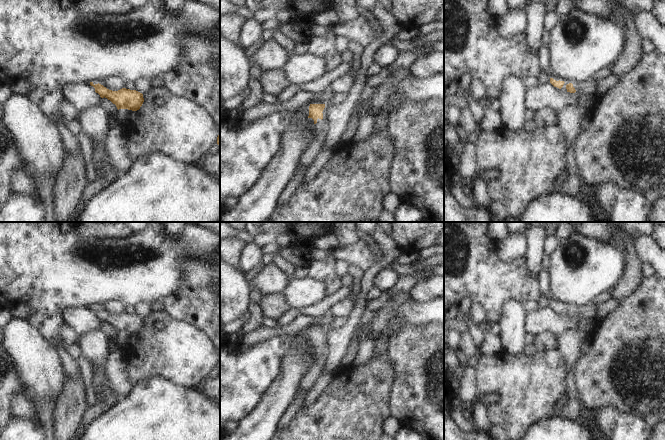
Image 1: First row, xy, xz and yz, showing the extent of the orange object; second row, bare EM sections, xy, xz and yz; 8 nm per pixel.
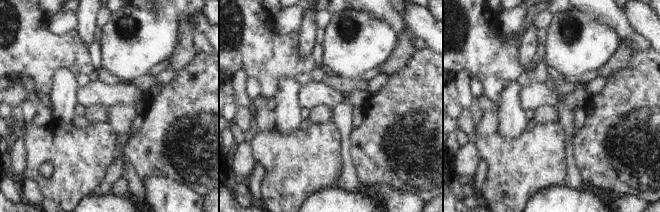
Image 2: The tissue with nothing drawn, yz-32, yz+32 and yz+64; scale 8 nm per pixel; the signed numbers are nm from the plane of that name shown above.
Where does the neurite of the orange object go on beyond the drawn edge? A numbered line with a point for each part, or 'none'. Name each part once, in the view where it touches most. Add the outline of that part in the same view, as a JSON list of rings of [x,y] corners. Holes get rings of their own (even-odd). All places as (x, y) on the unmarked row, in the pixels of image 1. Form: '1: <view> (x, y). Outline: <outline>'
1: xz (308, 379). Outline: [[[325,328],[325,332],[322,336],[323,343],[321,344],[318,342],[317,347],[315,348],[316,360],[311,364],[311,368],[302,376],[298,384],[296,395],[309,391],[321,374],[322,368],[326,361],[326,355],[328,354],[326,333],[327,329]]]

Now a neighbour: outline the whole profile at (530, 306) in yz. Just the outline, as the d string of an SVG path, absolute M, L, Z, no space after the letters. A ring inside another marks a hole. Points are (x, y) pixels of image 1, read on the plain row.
M529 300L523 303L523 307L527 313L533 313L539 309L538 302L534 300Z

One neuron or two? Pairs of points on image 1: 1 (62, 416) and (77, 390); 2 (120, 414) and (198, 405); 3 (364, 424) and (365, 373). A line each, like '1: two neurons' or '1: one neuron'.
1: one neuron
2: one neuron
3: one neuron

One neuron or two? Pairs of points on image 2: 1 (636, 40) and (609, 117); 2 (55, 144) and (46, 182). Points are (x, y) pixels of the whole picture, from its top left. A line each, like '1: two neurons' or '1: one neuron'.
1: two neurons
2: one neuron

